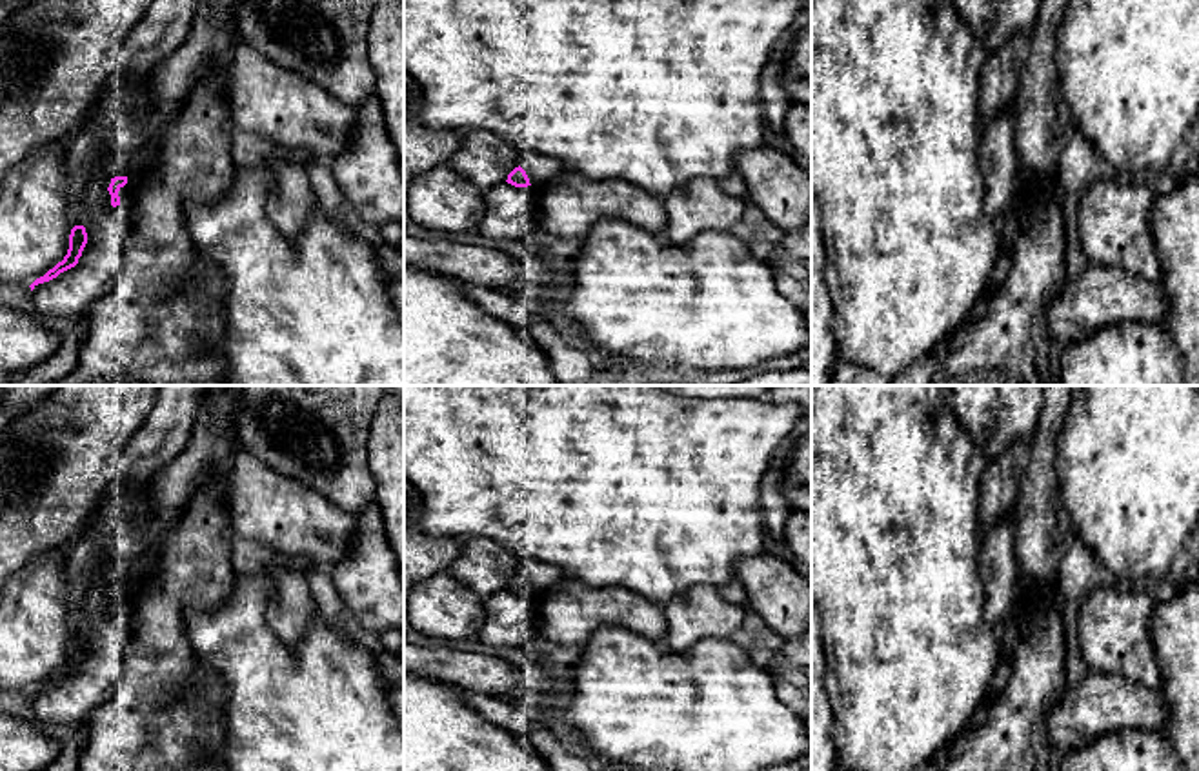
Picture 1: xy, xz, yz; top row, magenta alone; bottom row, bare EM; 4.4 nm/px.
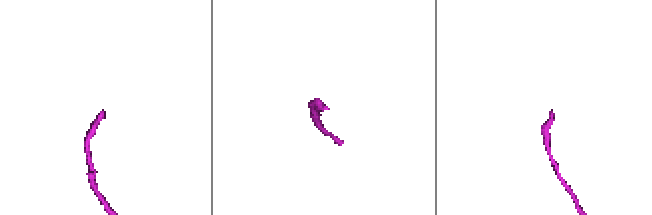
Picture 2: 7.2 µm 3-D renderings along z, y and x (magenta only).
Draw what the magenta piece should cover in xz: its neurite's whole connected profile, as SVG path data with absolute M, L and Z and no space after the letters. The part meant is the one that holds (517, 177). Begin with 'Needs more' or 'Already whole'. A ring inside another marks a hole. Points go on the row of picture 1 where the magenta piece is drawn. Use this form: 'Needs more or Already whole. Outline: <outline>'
Needs more. Outline: M520 151L520 165L508 175L508 184L515 187L546 185L568 171L566 164L551 155Z

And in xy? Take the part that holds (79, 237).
Already whole. Outline: M75 225L69 235L69 249L62 262L58 262L53 269L49 269L44 276L36 278L29 287L31 291L44 282L56 278L60 273L75 267L82 251L87 244L87 233L84 225Z

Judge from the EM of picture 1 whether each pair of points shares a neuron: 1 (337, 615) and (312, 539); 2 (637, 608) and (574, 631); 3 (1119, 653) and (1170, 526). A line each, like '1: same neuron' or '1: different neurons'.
1: different neurons
2: same neuron
3: different neurons

